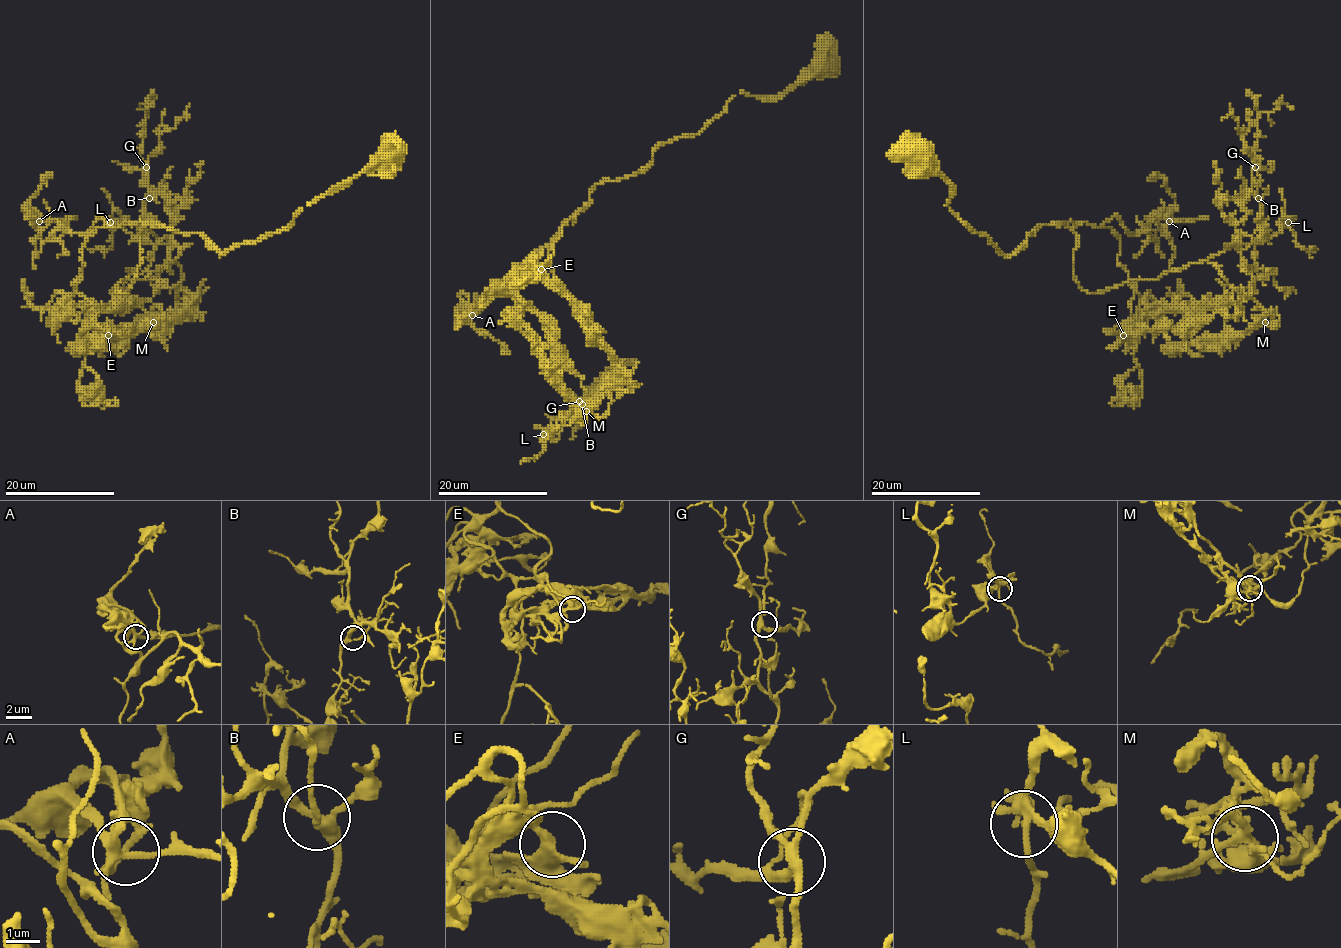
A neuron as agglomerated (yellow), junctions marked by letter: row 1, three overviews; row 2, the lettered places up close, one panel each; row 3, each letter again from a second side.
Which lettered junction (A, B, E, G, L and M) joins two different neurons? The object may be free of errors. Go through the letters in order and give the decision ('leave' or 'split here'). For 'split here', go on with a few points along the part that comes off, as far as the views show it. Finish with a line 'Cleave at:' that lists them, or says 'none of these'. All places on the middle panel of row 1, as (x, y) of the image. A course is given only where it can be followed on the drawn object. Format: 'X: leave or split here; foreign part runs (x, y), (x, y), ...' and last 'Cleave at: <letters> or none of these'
A: leave
B: leave
E: leave
G: leave
L: leave
M: leave
Cleave at: none of these

